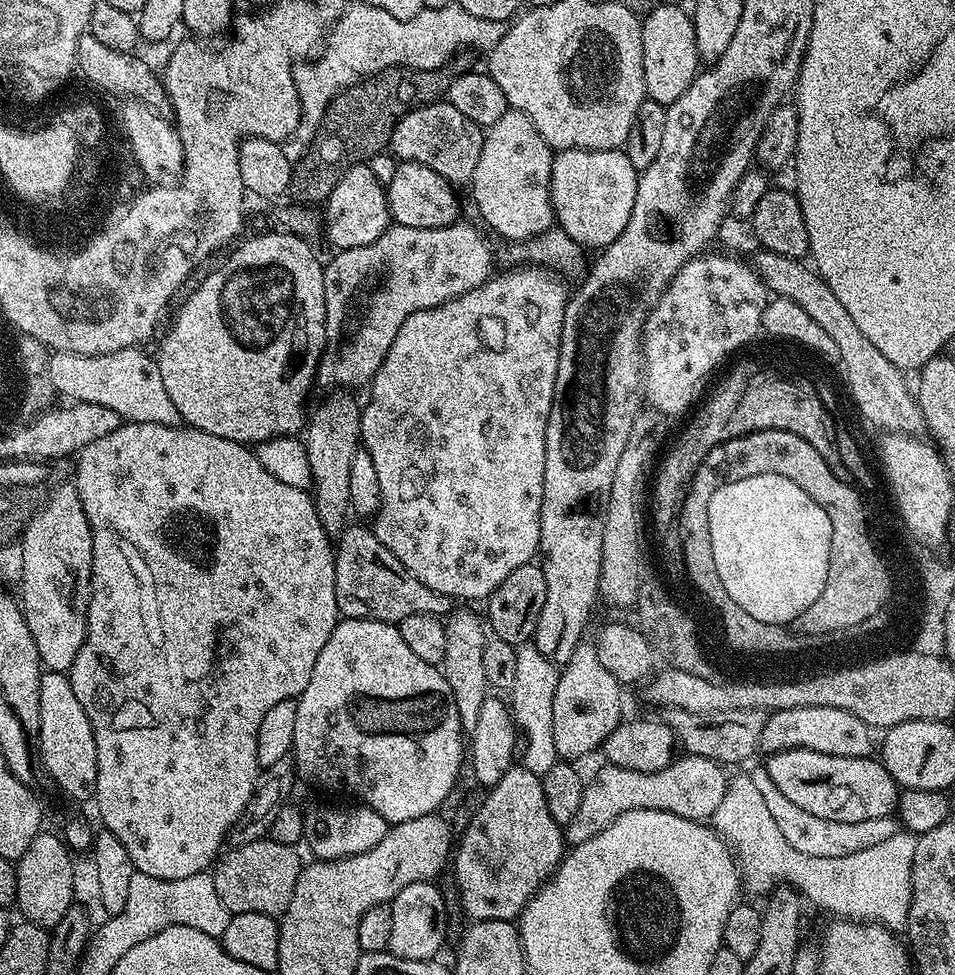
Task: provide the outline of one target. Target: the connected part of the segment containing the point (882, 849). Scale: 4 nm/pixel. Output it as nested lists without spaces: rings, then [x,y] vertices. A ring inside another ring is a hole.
[[[746,774],[727,781],[725,797],[710,817],[711,827],[732,849],[741,873],[748,876],[788,876],[787,883],[805,901],[813,900],[848,922],[879,922],[903,925],[912,897],[912,858],[917,837],[899,830],[878,846],[867,847],[842,858],[816,858],[799,853],[787,844],[777,823],[762,802],[761,791]]]

